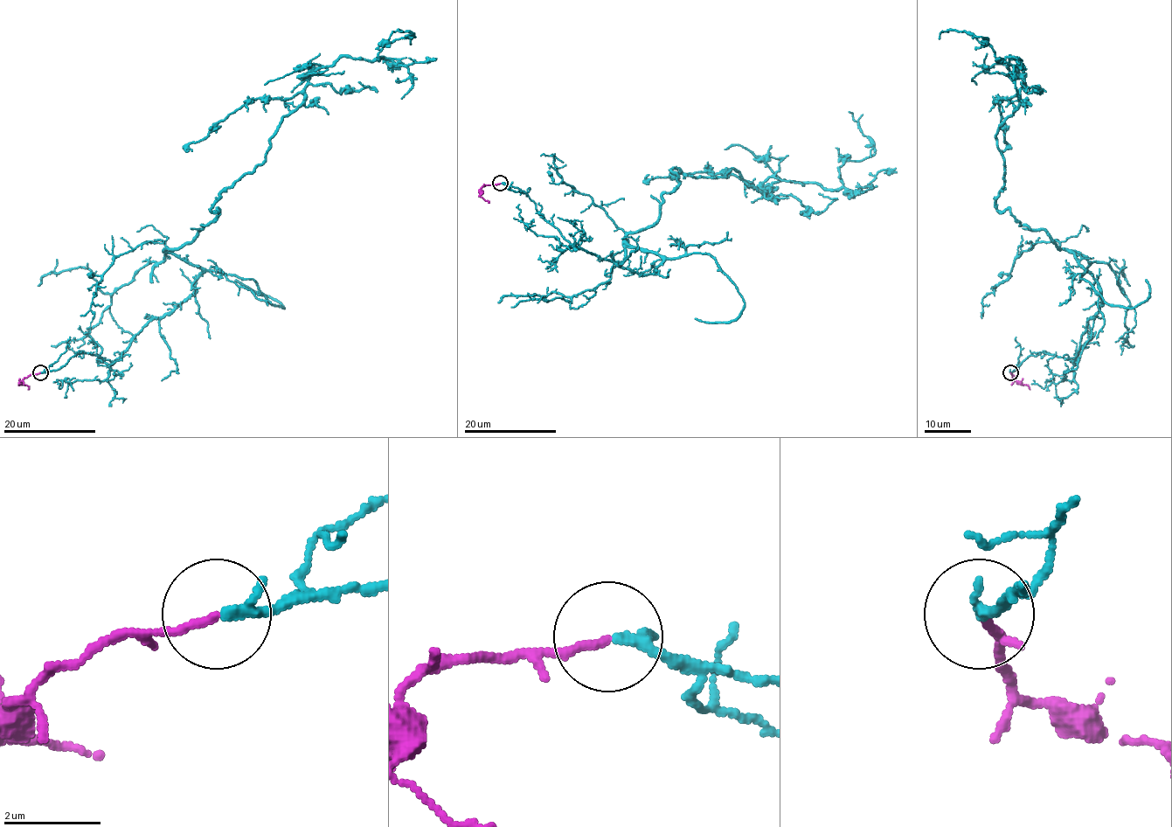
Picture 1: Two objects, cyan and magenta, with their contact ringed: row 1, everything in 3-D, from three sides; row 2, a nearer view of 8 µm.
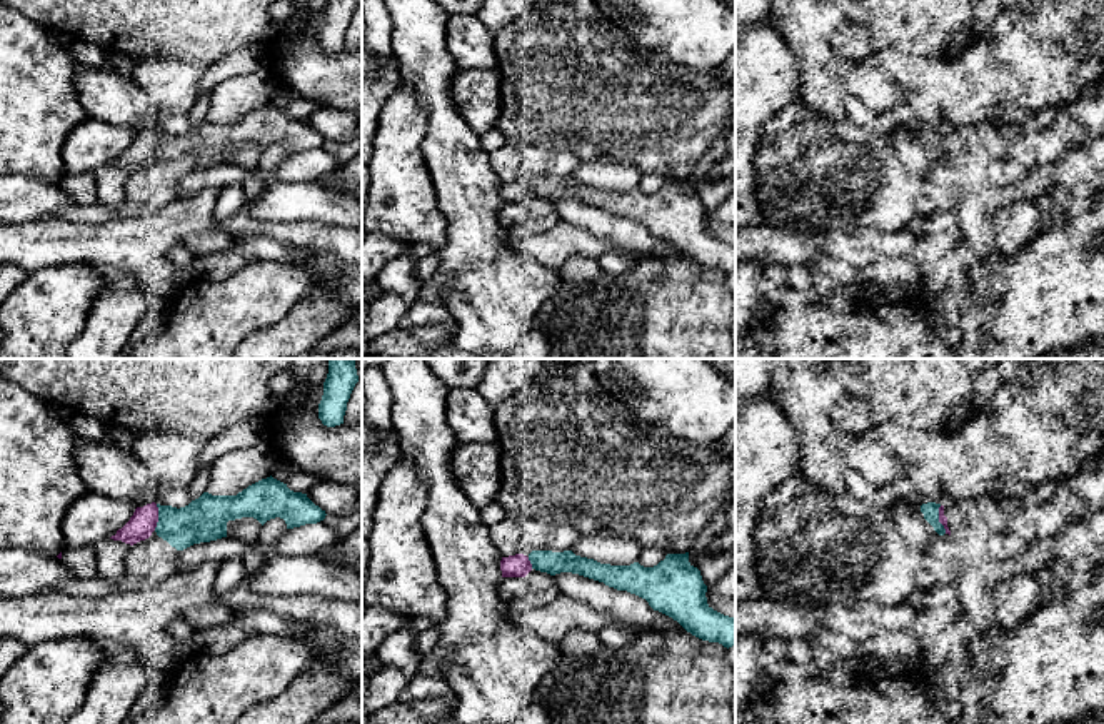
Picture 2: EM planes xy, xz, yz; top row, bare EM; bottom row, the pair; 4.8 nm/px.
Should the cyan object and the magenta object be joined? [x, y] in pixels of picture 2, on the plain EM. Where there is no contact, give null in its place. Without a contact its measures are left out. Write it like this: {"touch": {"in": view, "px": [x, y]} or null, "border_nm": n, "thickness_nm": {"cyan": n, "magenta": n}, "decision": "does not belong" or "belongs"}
{"touch": {"in": "xy", "px": [159, 144]}, "border_nm": 130, "thickness_nm": {"cyan": 220, "magenta": 130}, "decision": "belongs"}

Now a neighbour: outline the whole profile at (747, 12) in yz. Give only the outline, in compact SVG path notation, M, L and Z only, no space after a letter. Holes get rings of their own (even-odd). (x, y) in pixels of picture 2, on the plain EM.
M735 0L735 27L767 20L770 0Z

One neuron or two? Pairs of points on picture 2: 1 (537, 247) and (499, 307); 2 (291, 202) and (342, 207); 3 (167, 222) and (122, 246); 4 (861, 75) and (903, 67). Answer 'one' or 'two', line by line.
1: two
2: one
3: one
4: two

